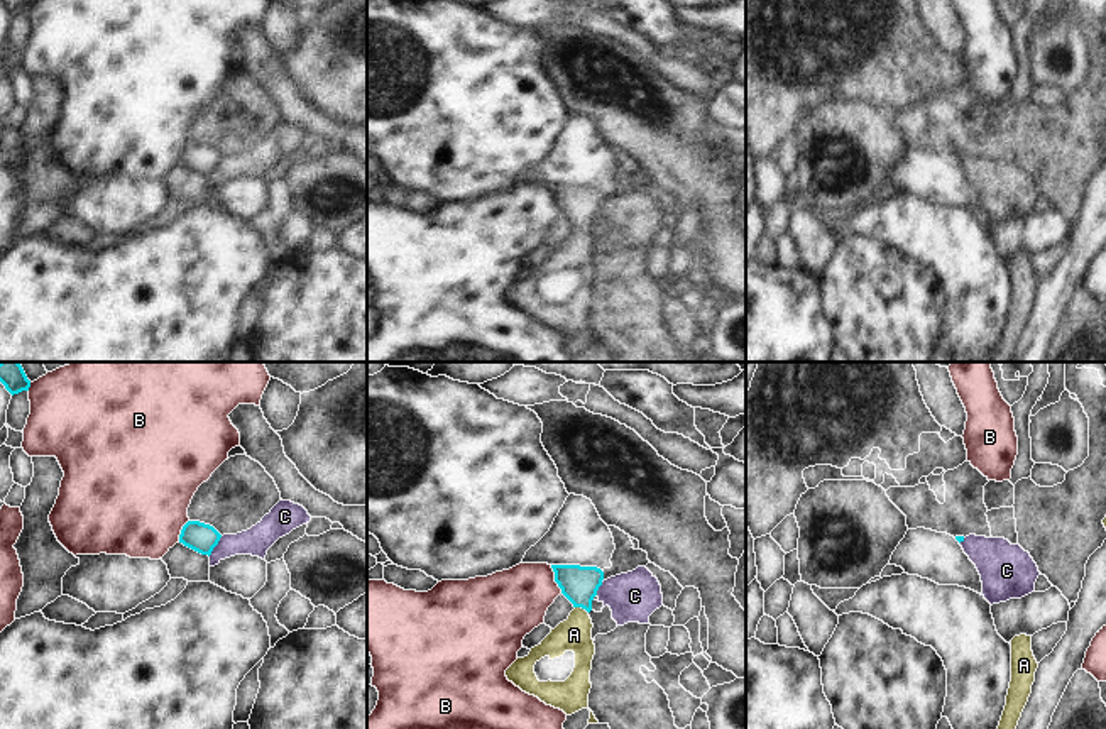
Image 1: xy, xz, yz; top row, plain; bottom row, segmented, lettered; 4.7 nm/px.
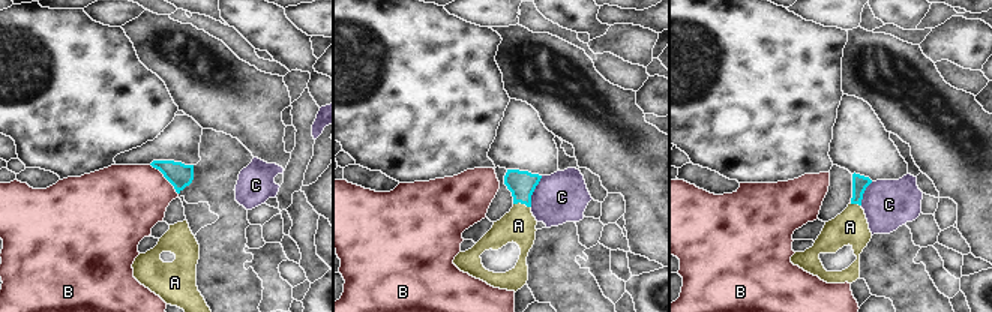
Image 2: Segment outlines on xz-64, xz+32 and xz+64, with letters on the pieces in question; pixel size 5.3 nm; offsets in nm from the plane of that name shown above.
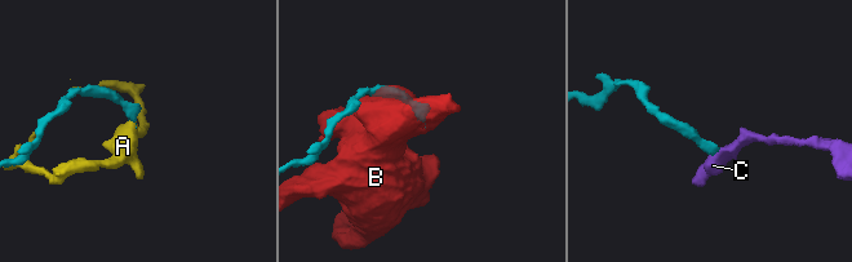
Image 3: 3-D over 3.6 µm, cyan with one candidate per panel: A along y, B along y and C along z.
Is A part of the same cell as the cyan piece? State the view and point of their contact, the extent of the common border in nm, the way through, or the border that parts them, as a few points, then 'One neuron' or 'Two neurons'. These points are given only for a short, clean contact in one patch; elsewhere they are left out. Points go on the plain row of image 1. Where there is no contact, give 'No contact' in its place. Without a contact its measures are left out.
Touches cyan at xz (582, 229). Shared border 70 nm. Path across: xz (579, 205), (582, 229), (574, 256). One neuron

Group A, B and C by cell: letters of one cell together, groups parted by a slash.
A / B / C

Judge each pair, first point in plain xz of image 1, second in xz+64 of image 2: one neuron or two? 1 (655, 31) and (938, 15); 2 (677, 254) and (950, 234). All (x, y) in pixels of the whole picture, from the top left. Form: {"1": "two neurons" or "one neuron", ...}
{"1": "two neurons", "2": "one neuron"}

